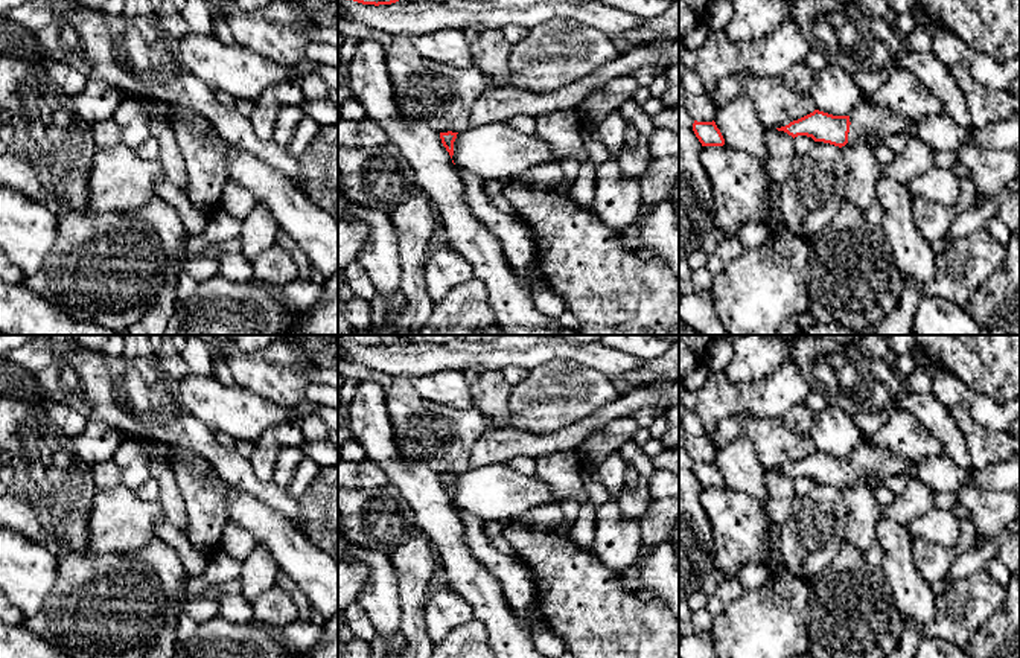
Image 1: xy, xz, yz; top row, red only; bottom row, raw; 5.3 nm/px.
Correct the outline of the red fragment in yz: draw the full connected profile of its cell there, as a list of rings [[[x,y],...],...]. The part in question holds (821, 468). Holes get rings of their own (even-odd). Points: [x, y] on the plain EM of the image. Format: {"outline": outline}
{"outline": [[[862,442],[848,457],[833,457],[819,451],[776,469],[793,480],[798,477],[811,478],[814,483],[824,483],[834,487],[865,484],[869,475],[889,478],[904,475],[910,478],[915,462],[903,458],[886,448],[872,446]]]}

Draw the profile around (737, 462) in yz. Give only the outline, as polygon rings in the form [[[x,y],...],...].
[[[747,434],[716,451],[714,463],[720,471],[725,486],[734,492],[747,494],[767,512],[767,490],[763,469]]]

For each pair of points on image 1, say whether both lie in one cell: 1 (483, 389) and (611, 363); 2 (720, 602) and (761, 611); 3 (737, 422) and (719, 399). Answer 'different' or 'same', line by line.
1: different
2: different
3: different

